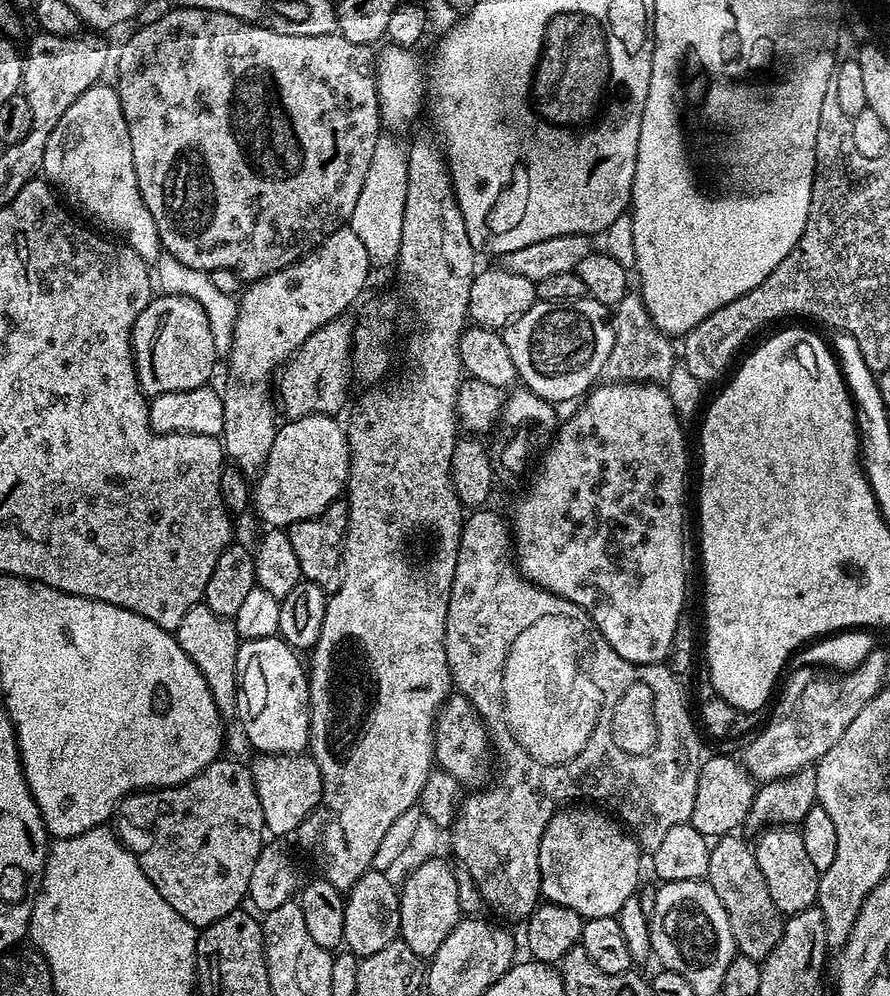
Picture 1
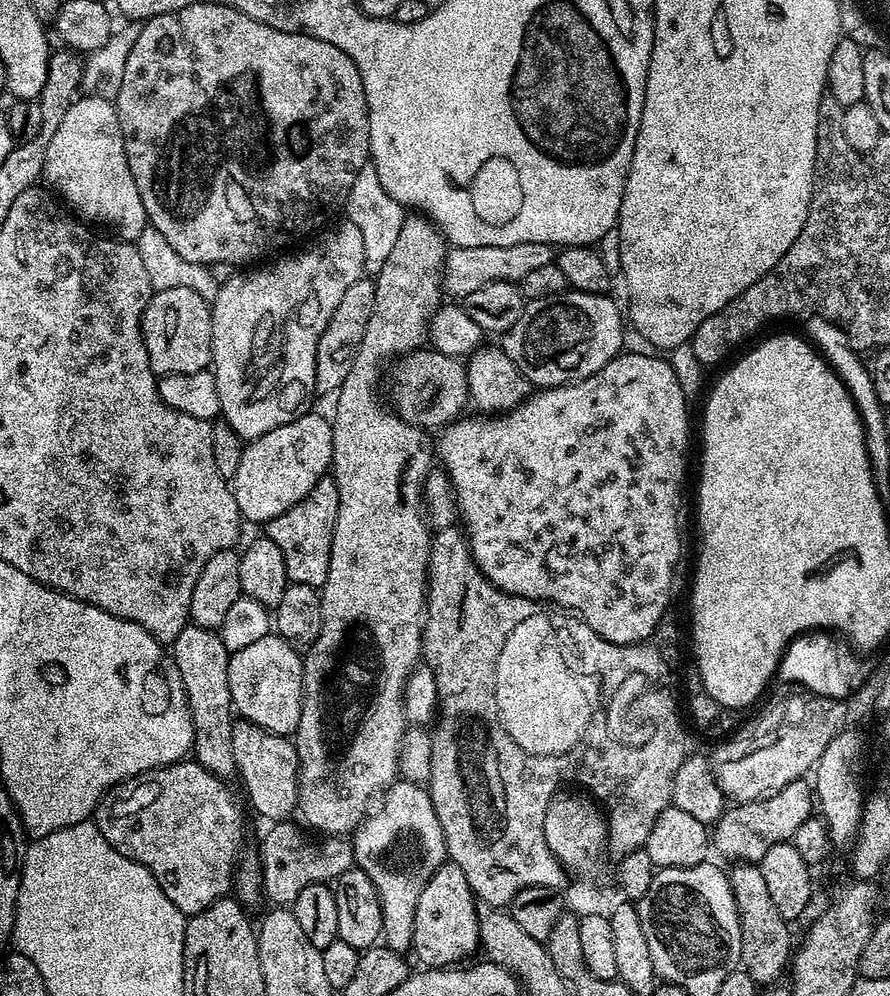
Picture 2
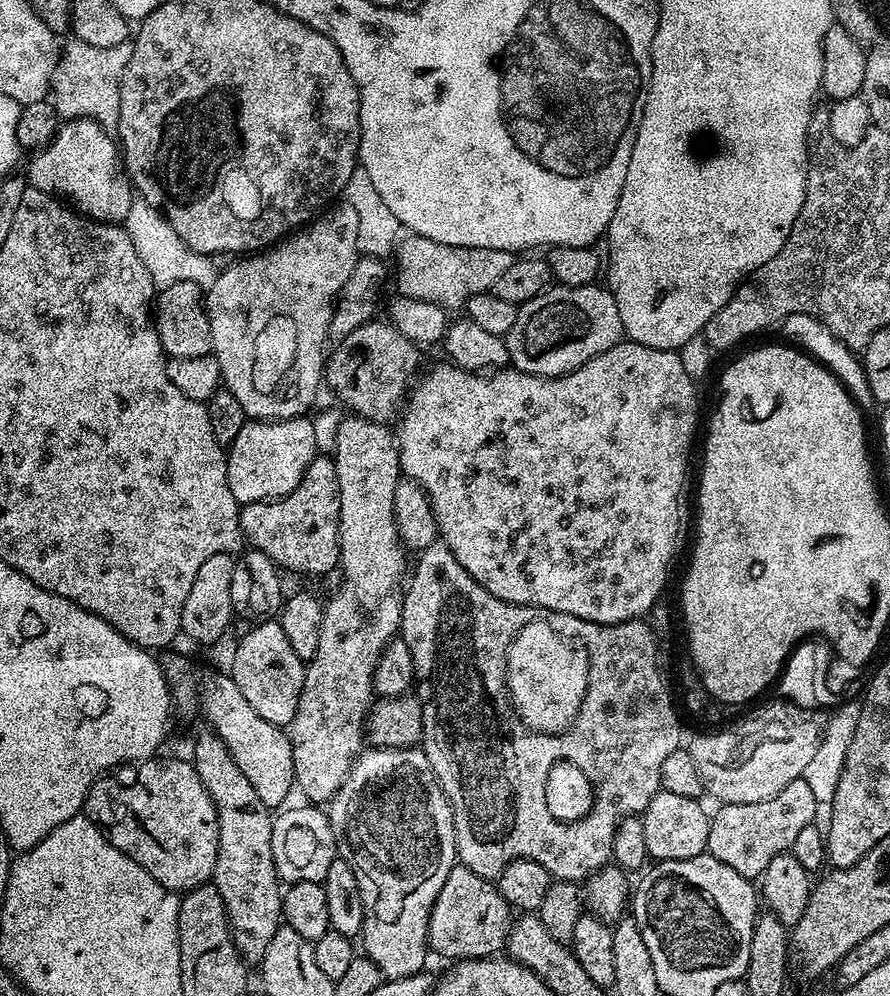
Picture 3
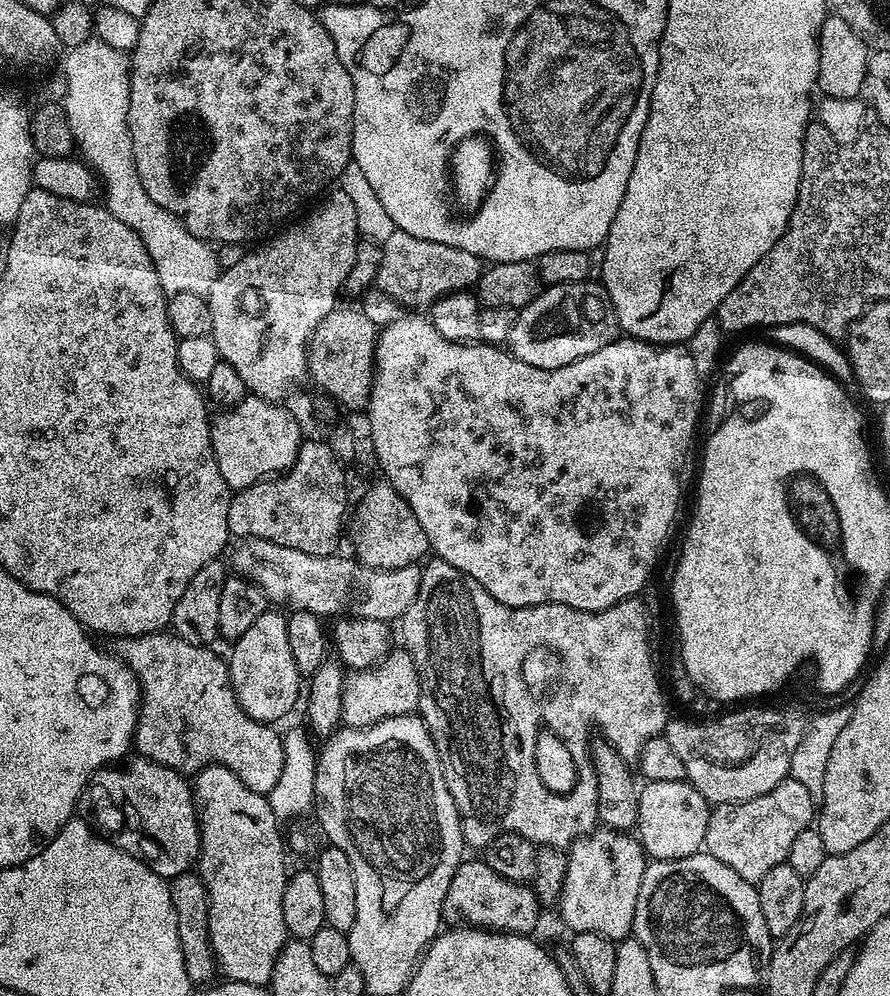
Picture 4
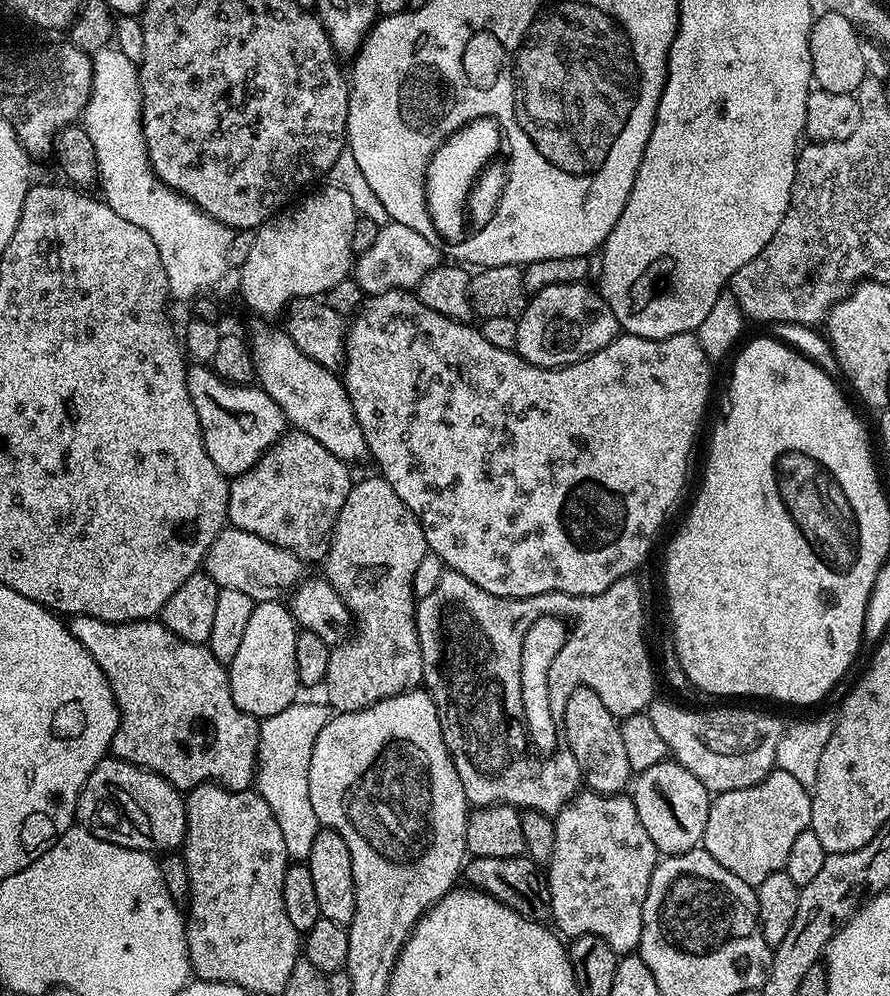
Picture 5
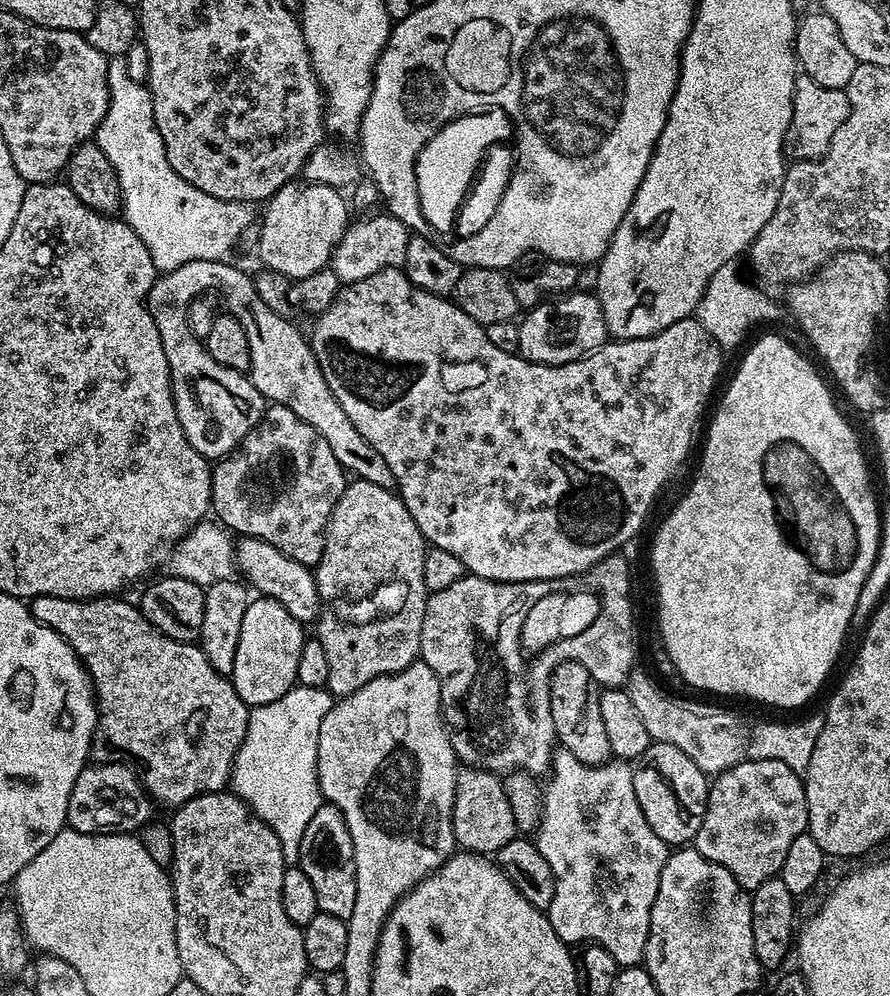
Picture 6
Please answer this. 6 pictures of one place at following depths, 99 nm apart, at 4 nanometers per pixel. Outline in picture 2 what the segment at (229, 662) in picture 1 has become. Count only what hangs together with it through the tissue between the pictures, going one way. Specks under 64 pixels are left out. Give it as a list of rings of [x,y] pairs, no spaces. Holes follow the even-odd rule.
[[[189,622],[170,645],[172,661],[184,683],[188,708],[192,711],[192,747],[196,763],[221,778],[237,775],[234,762],[234,705],[230,694],[228,657],[230,648],[224,645],[219,631]]]

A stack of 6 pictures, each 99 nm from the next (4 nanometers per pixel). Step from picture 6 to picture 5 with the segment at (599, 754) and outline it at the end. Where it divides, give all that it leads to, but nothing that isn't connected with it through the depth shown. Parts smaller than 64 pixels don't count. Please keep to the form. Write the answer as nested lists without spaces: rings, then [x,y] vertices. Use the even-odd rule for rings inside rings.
[[[579,686],[567,693],[562,715],[562,740],[573,754],[579,775],[584,775],[588,783],[585,785],[603,796],[623,793],[629,787],[634,773],[630,761],[626,759],[626,749],[622,747],[617,717],[612,716],[606,706],[602,706],[602,698],[598,698],[598,694]]]

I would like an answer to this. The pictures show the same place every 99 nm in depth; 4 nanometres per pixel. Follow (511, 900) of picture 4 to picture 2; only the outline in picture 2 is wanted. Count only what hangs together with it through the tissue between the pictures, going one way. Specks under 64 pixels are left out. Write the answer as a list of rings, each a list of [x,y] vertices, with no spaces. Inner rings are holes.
[[[445,862],[428,879],[416,907],[416,931],[412,933],[411,951],[428,968],[447,969],[455,960],[471,954],[480,944],[480,916],[476,912],[474,895],[466,874],[457,864]]]

